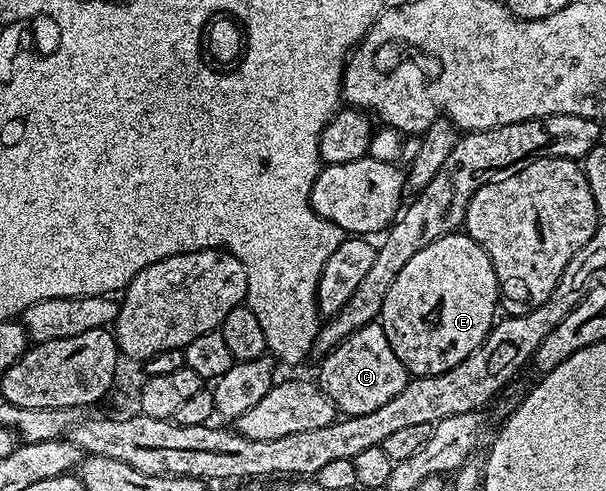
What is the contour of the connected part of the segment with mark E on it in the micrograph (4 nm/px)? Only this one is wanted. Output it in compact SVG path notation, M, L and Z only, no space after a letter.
M454 234L431 242L431 246L423 246L423 250L399 270L399 278L395 278L391 290L387 290L379 323L387 334L387 342L391 342L391 350L395 350L395 358L403 362L410 377L434 376L451 370L451 366L459 366L467 354L474 352L493 329L498 312L497 275L491 258L468 234Z

